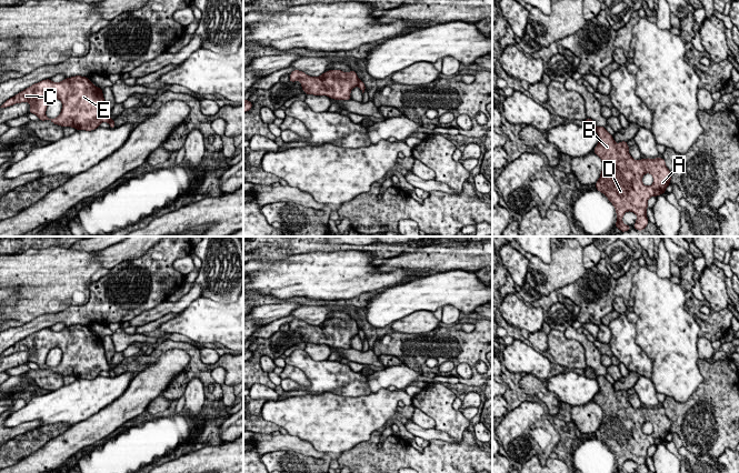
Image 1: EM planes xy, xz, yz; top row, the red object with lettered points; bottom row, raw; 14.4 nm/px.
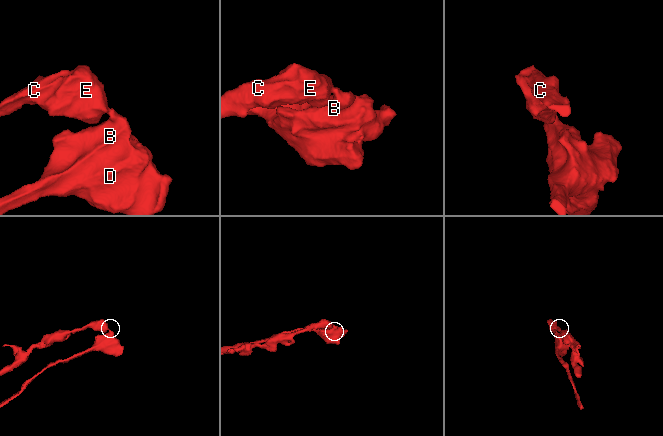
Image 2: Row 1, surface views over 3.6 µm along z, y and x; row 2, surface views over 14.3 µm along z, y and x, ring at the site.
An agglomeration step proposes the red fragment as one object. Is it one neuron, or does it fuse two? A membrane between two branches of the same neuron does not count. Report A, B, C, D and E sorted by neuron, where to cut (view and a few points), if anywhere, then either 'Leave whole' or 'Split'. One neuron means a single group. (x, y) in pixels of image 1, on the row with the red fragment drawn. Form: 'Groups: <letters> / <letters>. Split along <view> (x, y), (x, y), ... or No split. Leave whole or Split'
Groups: A B D / C E. Split along xz (360, 80), (357, 84). Split

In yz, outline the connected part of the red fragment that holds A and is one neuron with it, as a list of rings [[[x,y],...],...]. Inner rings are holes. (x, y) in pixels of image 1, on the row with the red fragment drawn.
[[[590,118],[586,119],[585,127],[597,131],[599,135],[593,152],[602,160],[602,171],[596,182],[596,189],[615,207],[615,227],[621,232],[629,231],[631,227],[626,225],[622,218],[626,212],[631,211],[637,214],[633,228],[638,231],[645,230],[649,223],[648,199],[665,194],[666,188],[670,184],[671,172],[666,167],[663,158],[633,160],[628,143],[616,143],[605,127],[596,127]],[[646,173],[653,177],[650,187],[642,183]]]

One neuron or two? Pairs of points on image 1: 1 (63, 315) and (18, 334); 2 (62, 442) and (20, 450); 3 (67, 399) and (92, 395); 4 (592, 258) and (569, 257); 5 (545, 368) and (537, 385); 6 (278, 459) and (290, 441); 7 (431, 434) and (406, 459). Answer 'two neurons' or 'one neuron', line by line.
1: one neuron
2: two neurons
3: one neuron
4: two neurons
5: two neurons
6: two neurons
7: two neurons

